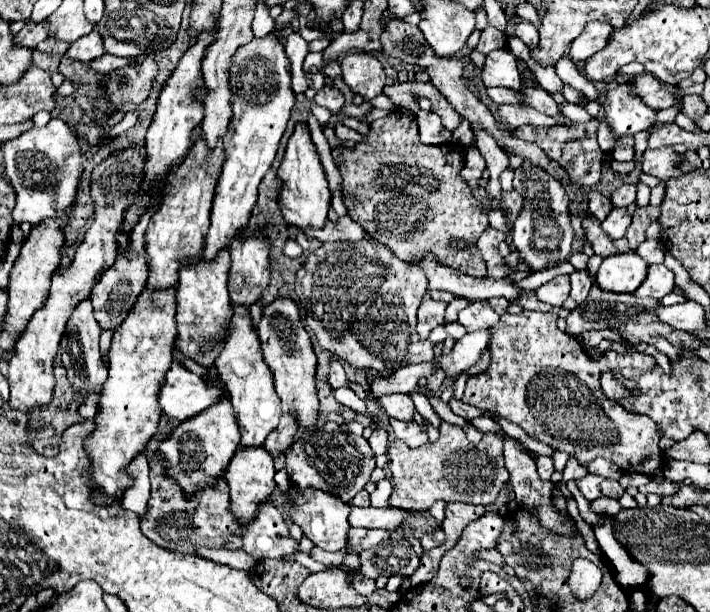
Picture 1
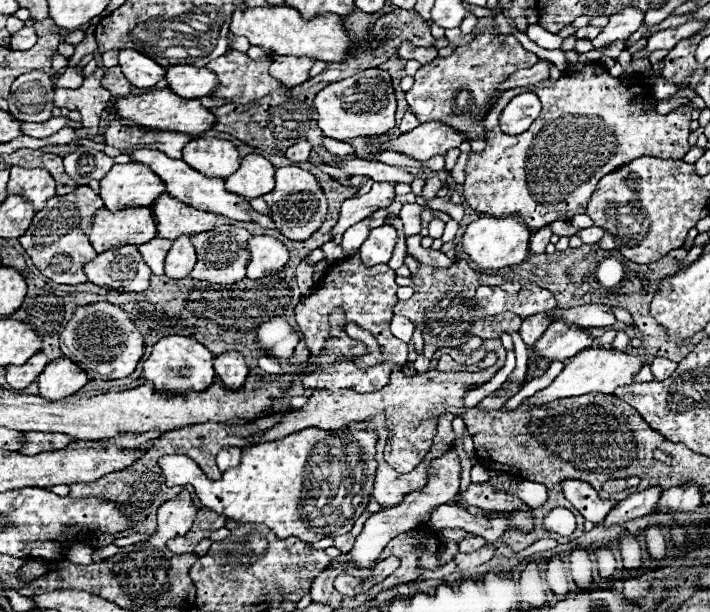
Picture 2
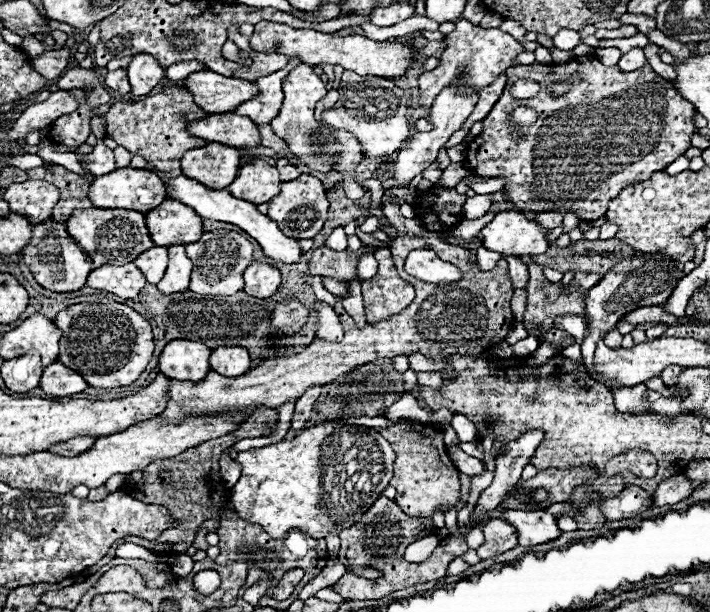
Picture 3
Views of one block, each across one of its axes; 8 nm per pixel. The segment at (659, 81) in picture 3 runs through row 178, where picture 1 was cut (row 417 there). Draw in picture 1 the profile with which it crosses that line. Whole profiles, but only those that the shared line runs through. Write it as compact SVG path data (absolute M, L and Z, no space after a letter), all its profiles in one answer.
M522 310L516 316L504 312L500 320L490 328L490 344L488 344L490 366L486 368L486 372L470 376L466 380L462 402L508 418L510 422L524 428L534 440L548 444L554 450L568 452L570 456L578 458L580 464L588 464L596 456L602 456L616 462L626 472L642 472L652 476L656 468L664 464L664 458L658 448L660 440L658 428L654 426L654 422L650 422L650 418L642 418L640 414L630 414L628 410L622 410L622 406L618 406L616 402L602 398L602 390L598 386L598 374L602 370L626 368L626 366L650 370L650 366L656 366L656 360L638 352L620 354L612 350L606 352L602 360L594 360L584 352L584 348L576 338L570 338L566 332L558 330L556 320L558 316L552 312Z

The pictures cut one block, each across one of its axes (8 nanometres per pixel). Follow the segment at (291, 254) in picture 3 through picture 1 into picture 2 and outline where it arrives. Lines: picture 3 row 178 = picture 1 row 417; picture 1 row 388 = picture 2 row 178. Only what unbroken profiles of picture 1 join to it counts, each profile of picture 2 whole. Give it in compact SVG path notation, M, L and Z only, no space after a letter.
M134 150L130 154L132 162L138 162L138 164L146 164L154 174L158 174L164 182L166 182L166 192L172 196L172 198L178 198L180 202L186 202L188 206L194 206L198 210L206 210L206 212L212 212L212 214L218 214L218 216L226 216L226 218L232 218L232 220L240 220L240 222L254 222L248 214L248 206L244 204L246 198L234 194L234 192L228 192L224 188L224 180L222 178L210 178L202 172L196 172L194 168L190 168L184 160L174 160L174 158L168 158L166 154L158 152L158 150Z

